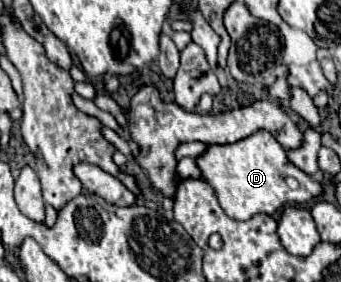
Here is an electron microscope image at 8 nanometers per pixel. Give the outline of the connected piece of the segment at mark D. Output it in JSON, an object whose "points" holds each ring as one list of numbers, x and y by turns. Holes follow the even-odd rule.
{"points":[[257,131,255,135,231,145,209,145,197,159,197,165,203,171,203,179,215,189,223,211,231,219,251,219,257,213,273,215,285,207,307,203,323,193,321,183,299,171,289,161,287,151,269,131],[285,177,295,177,299,181,299,189,291,189,285,183]]}

